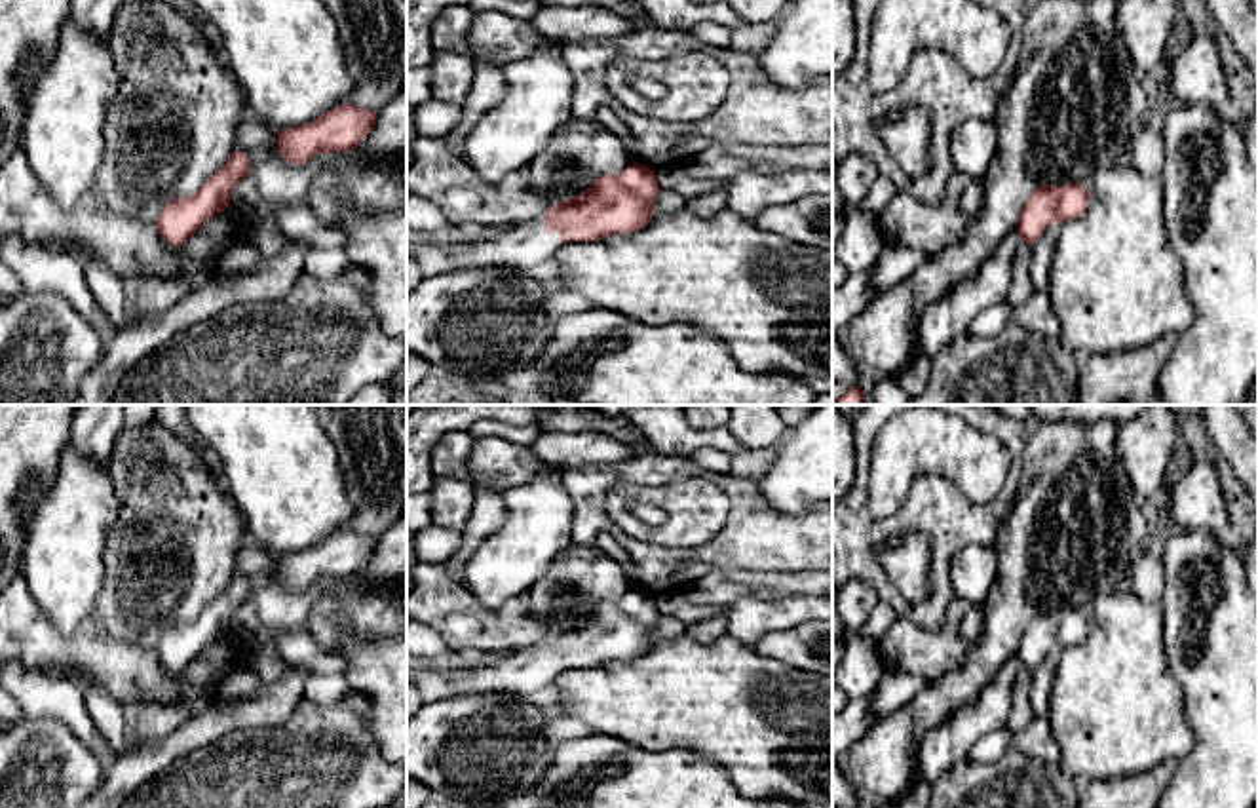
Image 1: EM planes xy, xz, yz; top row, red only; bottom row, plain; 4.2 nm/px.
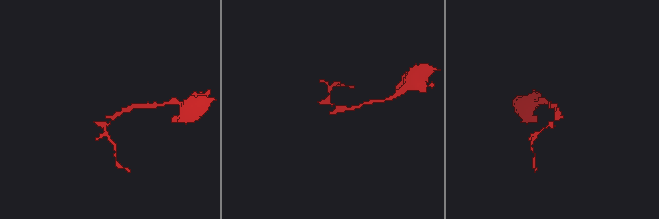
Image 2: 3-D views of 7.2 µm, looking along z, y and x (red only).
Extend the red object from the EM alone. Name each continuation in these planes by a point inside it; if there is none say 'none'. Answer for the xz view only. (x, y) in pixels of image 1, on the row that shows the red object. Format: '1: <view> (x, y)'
1: xz (523, 246)

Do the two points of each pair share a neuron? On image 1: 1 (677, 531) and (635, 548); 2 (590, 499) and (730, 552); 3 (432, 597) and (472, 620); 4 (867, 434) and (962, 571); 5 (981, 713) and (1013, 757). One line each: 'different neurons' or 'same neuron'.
1: different neurons
2: same neuron
3: same neuron
4: different neurons
5: different neurons

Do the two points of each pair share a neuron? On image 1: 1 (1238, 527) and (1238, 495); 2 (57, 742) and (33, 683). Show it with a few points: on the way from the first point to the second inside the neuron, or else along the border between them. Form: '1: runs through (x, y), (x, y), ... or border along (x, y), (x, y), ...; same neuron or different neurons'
1: runs through (1238, 519), (1238, 502); same neuron
2: border along (23, 715), (59, 719), (84, 744); different neurons

